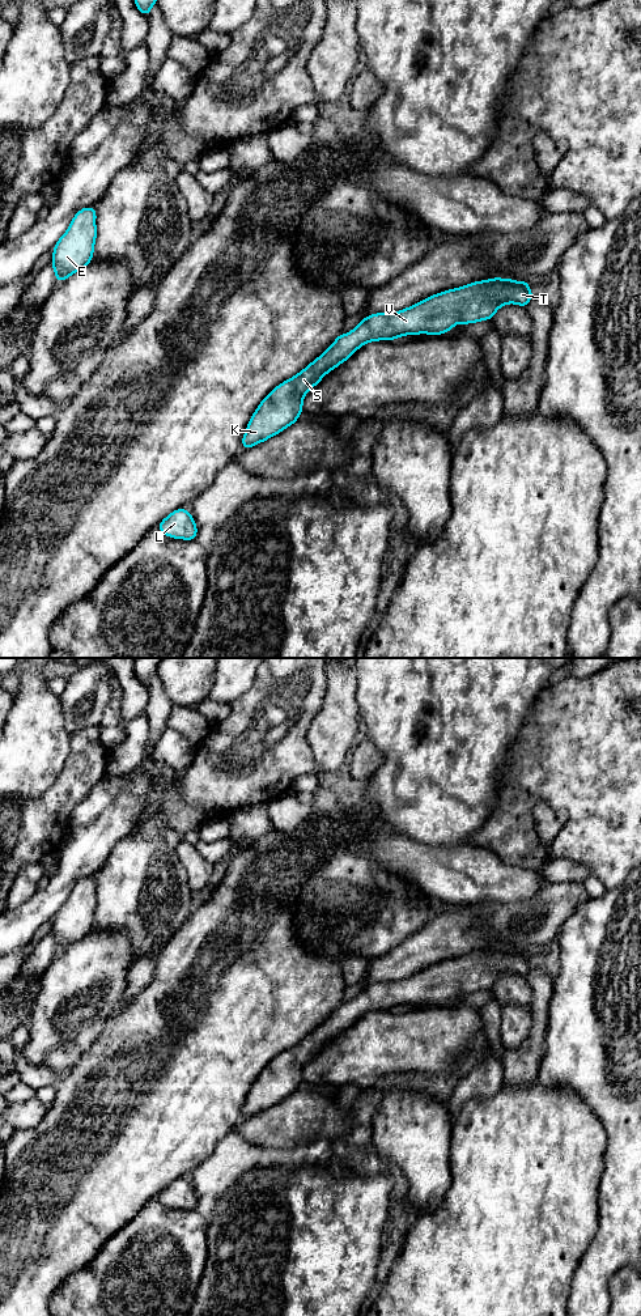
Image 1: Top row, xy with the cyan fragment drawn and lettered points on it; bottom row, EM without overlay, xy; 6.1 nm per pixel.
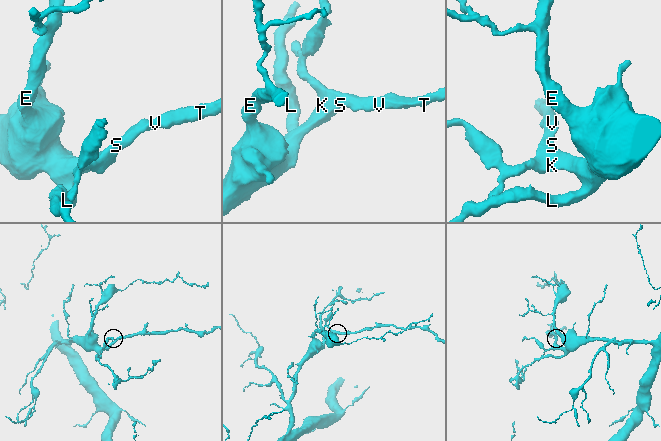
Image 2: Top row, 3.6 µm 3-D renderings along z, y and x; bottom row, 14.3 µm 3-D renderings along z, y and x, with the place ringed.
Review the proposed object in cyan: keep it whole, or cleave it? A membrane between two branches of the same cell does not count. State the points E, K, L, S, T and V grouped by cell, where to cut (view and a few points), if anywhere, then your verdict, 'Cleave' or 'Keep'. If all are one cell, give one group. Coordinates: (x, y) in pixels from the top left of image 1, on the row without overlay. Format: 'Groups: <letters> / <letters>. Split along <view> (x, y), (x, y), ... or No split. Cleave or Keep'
Groups: E K L S T V. No split. Keep

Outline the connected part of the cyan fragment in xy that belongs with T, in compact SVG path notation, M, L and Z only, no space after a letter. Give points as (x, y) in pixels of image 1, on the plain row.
M494 947L433 964L400 981L365 986L349 1003L340 1003L317 1030L262 1070L242 1107L242 1118L264 1112L298 1091L305 1064L364 1014L404 1005L442 1005L457 993L489 990L505 973L526 978L535 965L528 960L530 954Z

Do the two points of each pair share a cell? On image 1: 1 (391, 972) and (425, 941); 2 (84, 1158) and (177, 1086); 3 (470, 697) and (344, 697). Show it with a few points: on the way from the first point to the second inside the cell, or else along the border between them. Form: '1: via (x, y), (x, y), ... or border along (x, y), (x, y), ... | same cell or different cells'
1: via (399, 964), (417, 949) | same cell
2: via (107, 1142), (153, 1096) | same cell
3: border along (355, 671), (357, 714), (361, 721) | different cells

